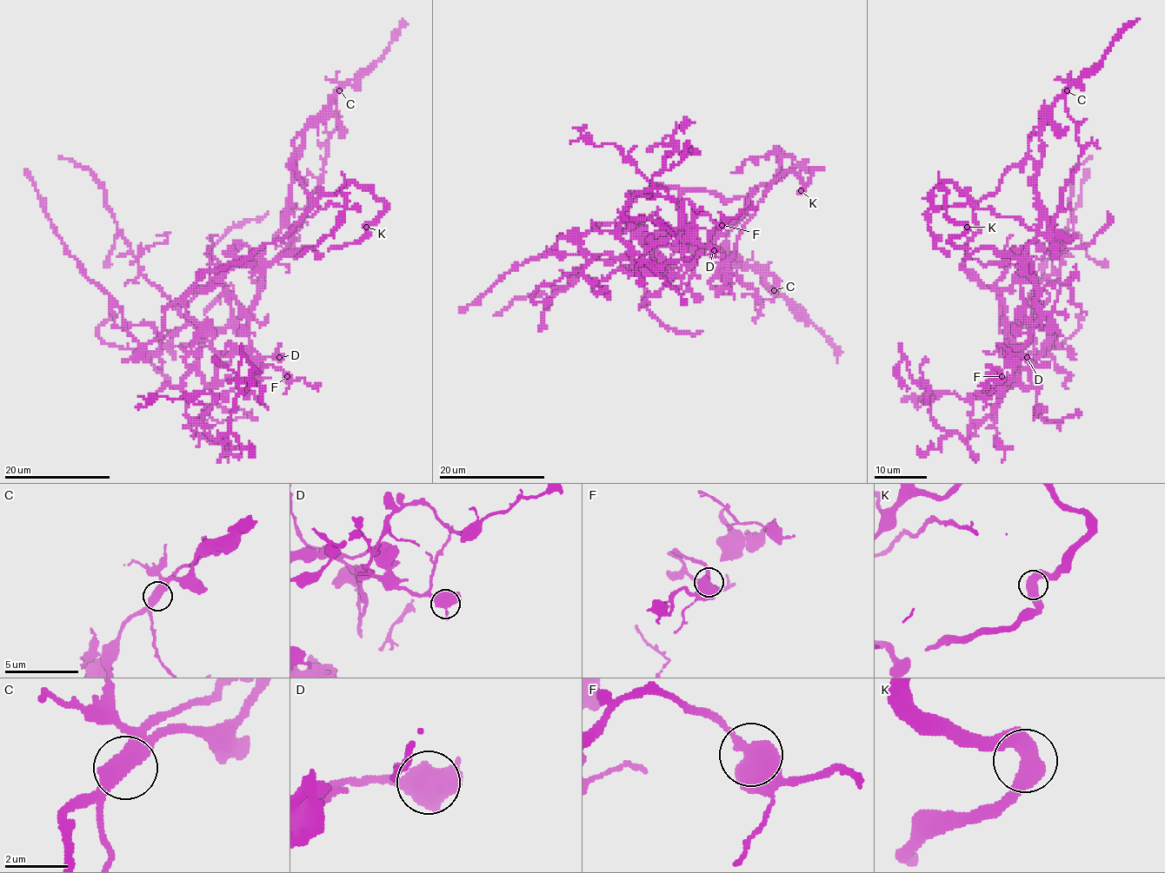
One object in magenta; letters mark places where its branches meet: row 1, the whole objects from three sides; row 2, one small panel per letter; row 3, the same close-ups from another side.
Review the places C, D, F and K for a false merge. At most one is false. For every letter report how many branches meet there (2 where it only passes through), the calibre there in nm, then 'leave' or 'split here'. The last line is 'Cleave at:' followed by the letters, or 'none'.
C: branches 2; calibre 600 nm; leave
D: branches 2; calibre 550 nm; leave
F: branches 2; calibre 550 nm; leave
K: branches 2; calibre 550 nm; leave
Cleave at: none

